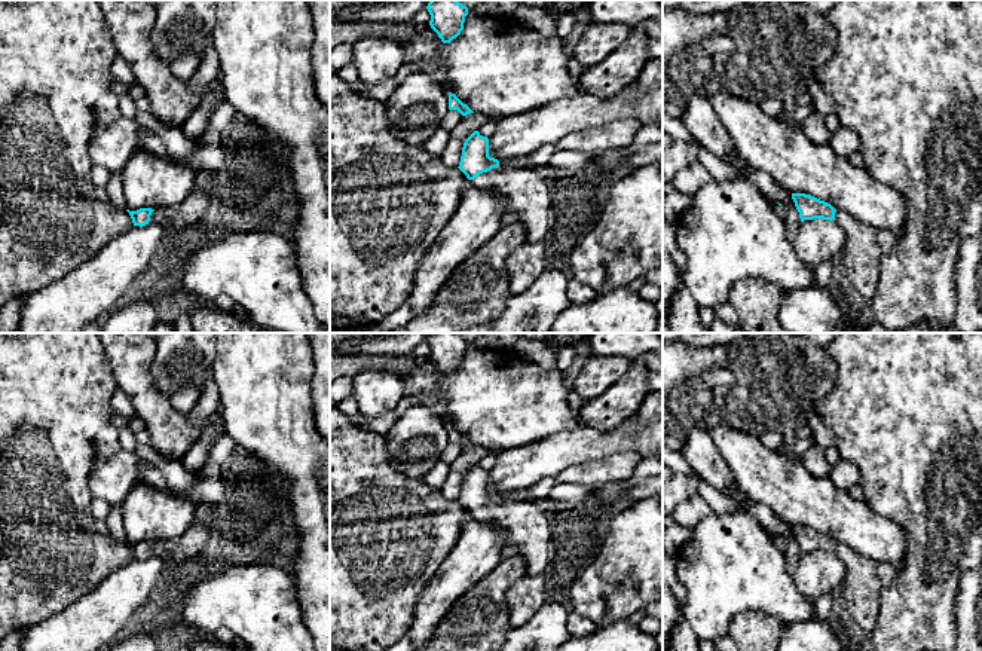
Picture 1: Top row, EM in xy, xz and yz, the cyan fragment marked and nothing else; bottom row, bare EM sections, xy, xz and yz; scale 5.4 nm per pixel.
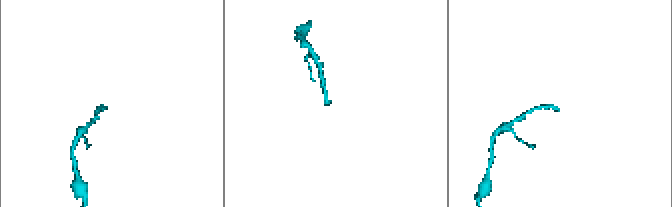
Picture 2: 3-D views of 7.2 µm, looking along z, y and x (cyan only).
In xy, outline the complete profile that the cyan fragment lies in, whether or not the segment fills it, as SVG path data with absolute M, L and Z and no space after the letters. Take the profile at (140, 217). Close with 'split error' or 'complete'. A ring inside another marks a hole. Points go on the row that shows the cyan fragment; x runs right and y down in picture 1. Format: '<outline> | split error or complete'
M196 187L189 198L177 207L160 207L157 210L140 208L129 211L134 226L146 226L157 221L162 224L165 235L180 232L190 226L202 226L209 207L207 189Z | split error

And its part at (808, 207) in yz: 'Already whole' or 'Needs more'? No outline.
Needs more

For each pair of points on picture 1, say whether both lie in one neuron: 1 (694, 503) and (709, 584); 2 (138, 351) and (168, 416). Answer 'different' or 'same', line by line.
1: different
2: same

